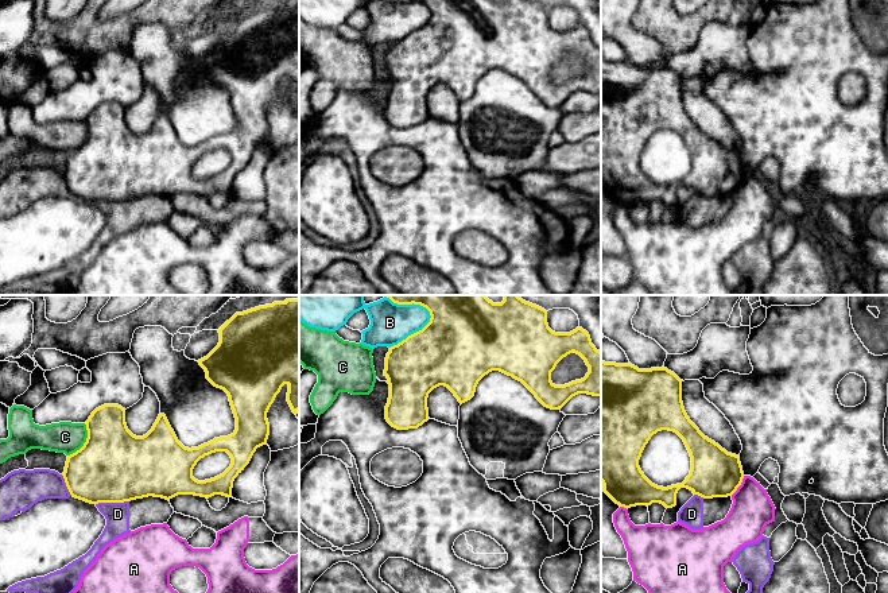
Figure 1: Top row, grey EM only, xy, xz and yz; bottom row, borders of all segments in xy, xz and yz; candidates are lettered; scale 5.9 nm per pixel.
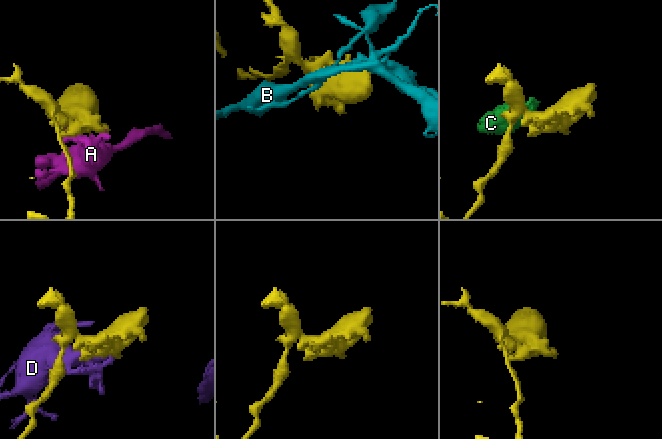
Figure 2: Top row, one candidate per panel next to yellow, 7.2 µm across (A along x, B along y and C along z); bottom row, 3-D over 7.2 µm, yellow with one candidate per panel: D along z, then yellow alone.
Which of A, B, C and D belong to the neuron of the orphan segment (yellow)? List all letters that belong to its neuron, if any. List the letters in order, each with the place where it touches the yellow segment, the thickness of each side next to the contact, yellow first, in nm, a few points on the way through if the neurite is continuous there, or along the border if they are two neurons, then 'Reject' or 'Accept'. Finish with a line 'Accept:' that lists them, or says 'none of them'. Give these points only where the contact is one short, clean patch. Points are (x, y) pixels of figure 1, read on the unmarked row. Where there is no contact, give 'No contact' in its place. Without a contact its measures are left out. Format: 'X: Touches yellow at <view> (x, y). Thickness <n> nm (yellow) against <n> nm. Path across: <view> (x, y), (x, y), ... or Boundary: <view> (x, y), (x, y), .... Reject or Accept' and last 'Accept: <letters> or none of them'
A: Touches yellow at yz (740, 182). Thickness 280 nm (yellow) against 240 nm. Reject
B: Touches yellow at xz (417, 30). Thickness 460 nm (yellow) against 240 nm. Reject
C: Touches yellow at xy (85, 140). Thickness 440 nm (yellow) against 190 nm. Reject
D: Touches yellow at xy (112, 200). Thickness 440 nm (yellow) against 140 nm. Reject
Accept: none of them

